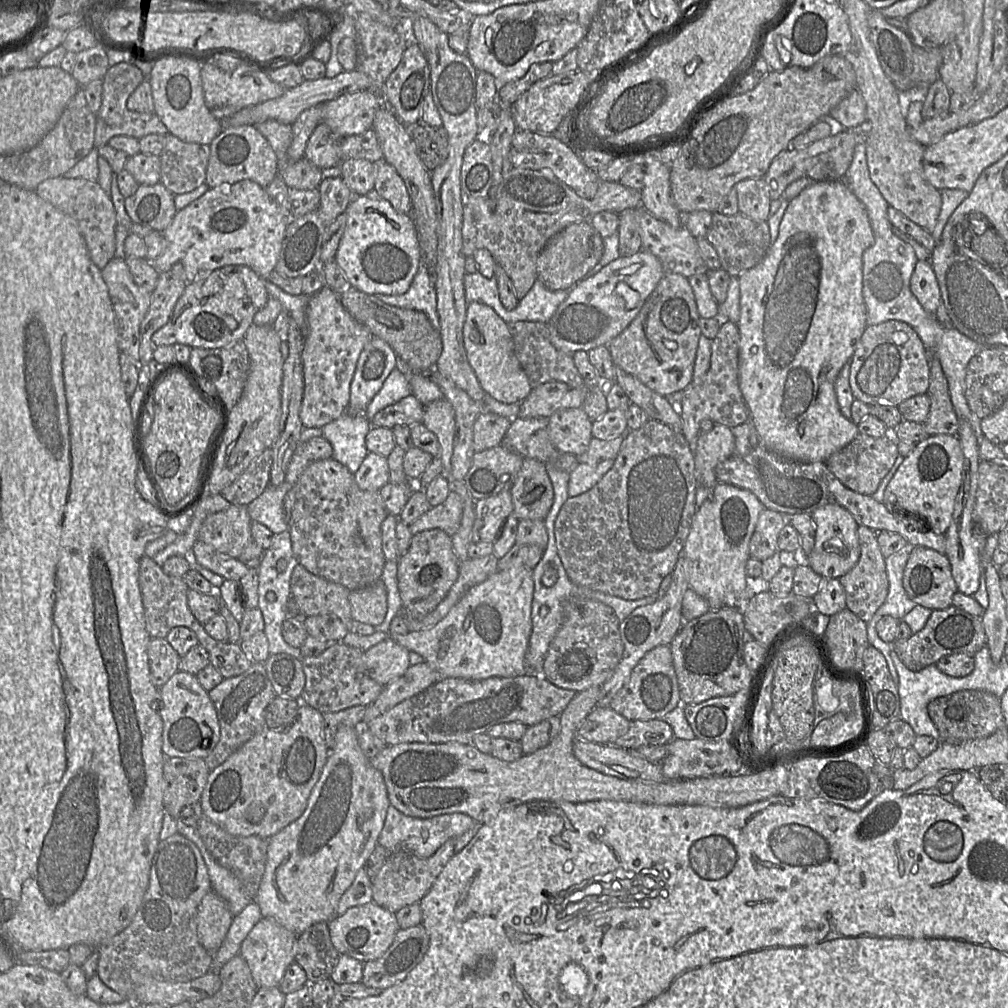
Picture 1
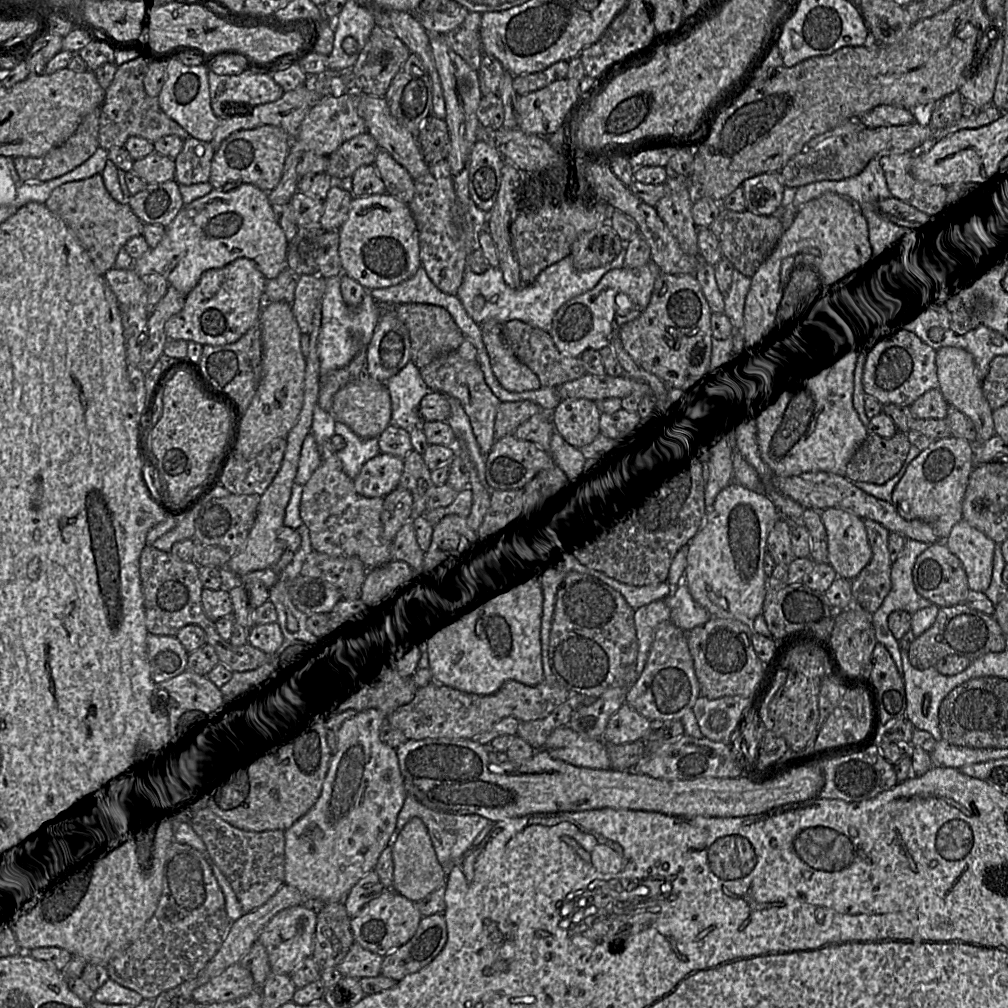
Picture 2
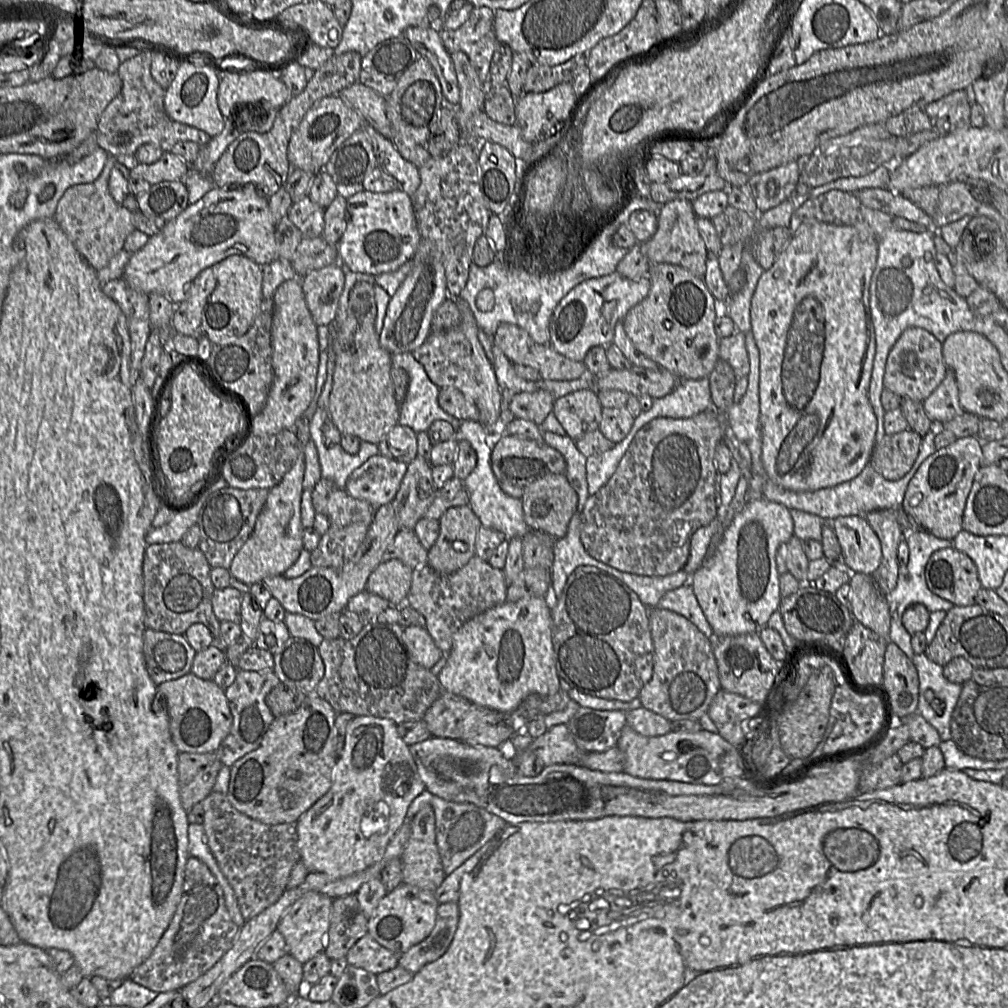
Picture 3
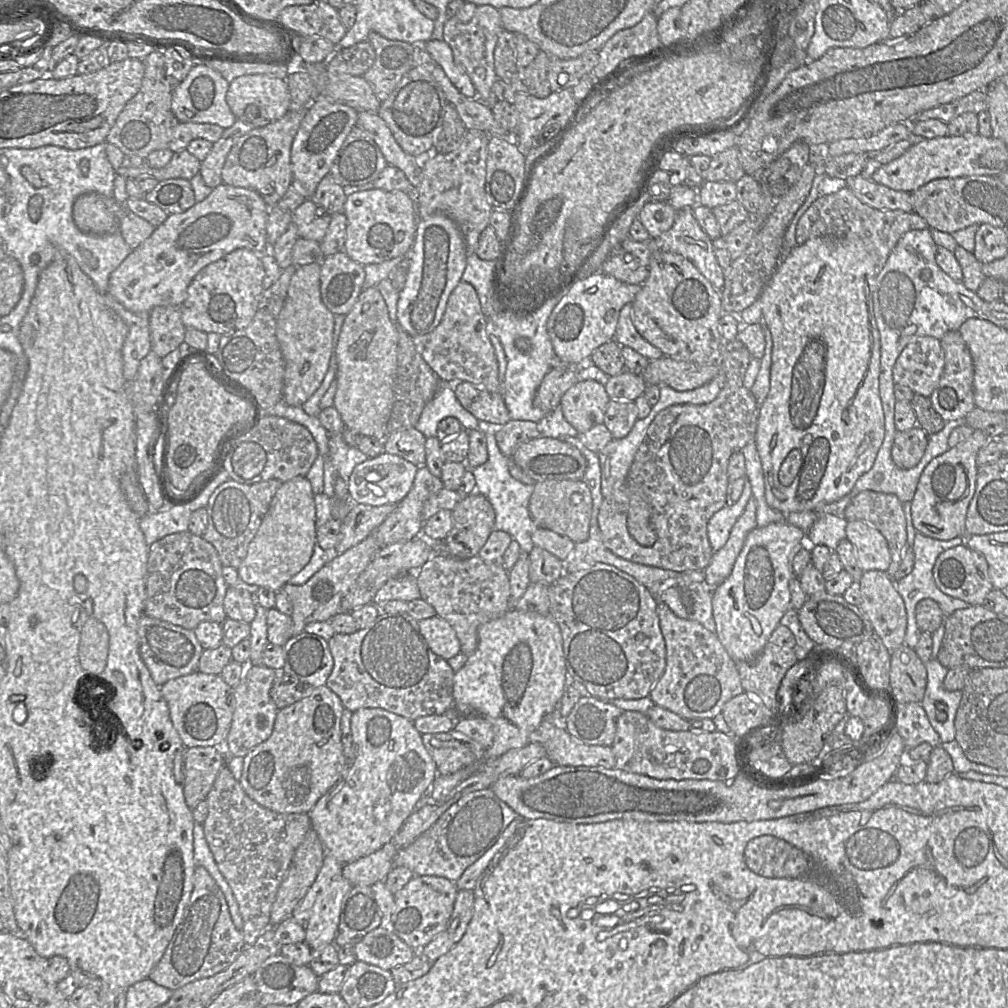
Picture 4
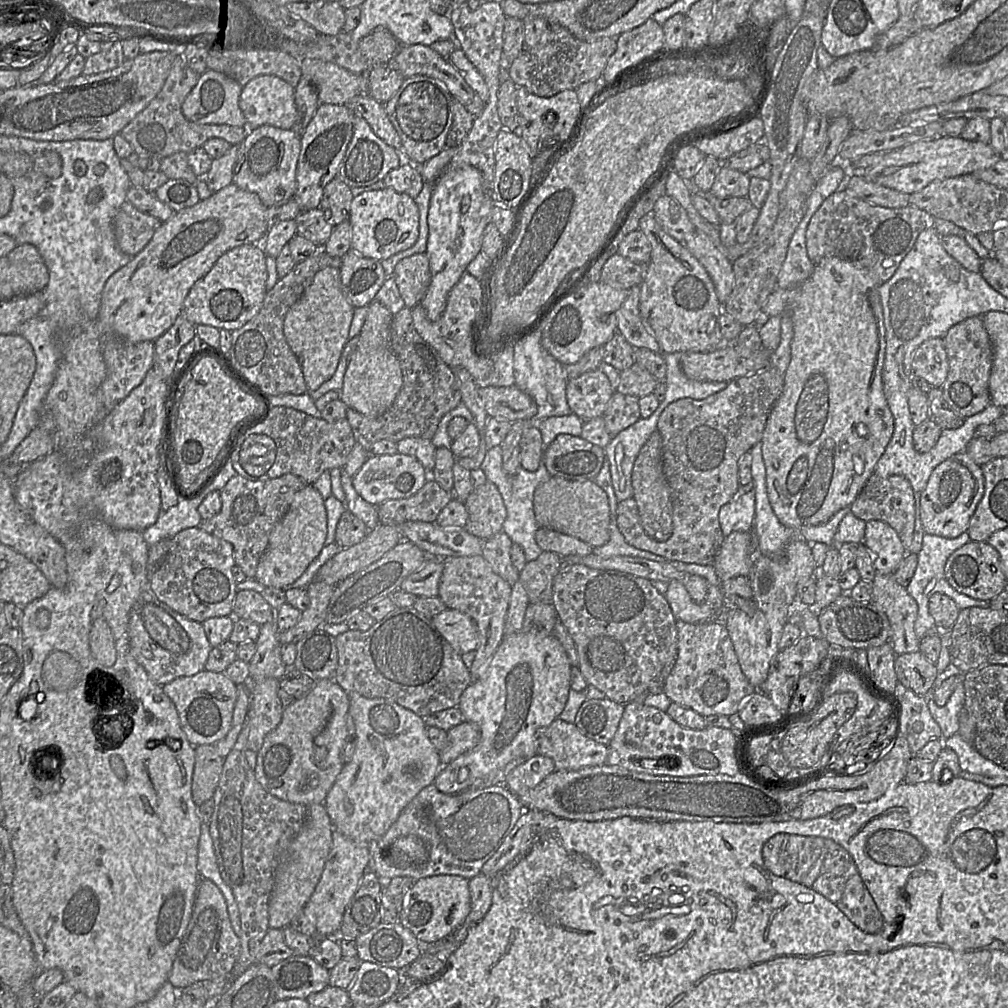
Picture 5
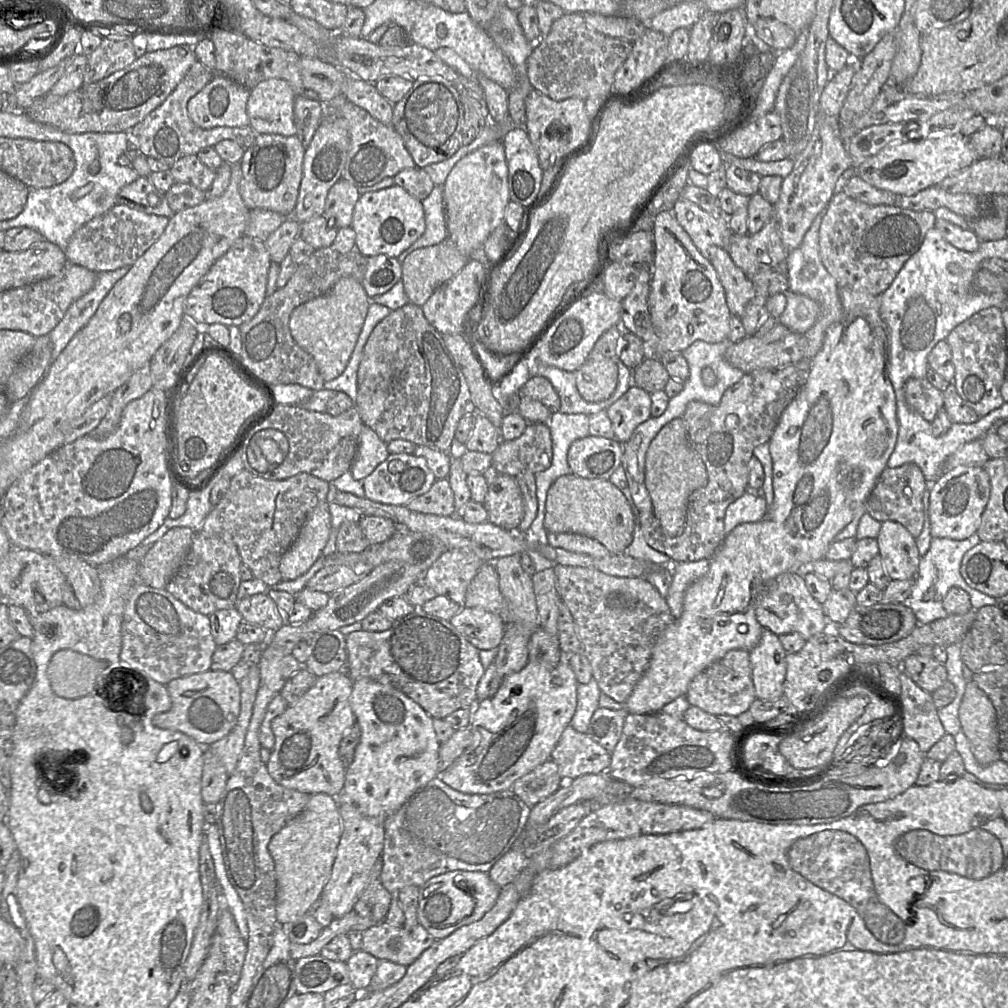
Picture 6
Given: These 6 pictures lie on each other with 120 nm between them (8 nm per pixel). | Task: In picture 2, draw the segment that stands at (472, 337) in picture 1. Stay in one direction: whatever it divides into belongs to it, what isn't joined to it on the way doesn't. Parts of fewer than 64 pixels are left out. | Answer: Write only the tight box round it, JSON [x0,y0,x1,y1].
[479,319,541,392]

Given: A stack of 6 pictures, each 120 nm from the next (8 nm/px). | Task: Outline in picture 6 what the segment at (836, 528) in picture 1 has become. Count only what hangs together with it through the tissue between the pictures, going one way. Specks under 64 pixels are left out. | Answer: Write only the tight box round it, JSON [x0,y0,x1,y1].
[876,521,922,580]

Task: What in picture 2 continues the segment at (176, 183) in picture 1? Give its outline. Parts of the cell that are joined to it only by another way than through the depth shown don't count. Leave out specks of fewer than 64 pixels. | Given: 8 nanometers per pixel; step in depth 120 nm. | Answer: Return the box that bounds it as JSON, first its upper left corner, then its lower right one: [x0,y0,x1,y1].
[174,137,215,185]

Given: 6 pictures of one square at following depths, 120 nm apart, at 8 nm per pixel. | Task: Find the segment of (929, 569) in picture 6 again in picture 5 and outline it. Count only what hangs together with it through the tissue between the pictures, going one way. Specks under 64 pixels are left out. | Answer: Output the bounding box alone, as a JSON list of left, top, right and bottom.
[906,532,990,639]

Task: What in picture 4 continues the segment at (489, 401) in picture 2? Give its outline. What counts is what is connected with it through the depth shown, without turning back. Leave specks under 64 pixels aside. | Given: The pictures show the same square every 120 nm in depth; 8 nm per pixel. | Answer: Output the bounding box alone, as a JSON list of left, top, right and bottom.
[413,282,501,393]

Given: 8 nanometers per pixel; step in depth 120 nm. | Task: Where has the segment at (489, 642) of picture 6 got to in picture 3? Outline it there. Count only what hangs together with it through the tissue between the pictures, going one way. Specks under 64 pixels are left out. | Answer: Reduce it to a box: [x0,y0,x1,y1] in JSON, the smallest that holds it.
[403,627,442,668]

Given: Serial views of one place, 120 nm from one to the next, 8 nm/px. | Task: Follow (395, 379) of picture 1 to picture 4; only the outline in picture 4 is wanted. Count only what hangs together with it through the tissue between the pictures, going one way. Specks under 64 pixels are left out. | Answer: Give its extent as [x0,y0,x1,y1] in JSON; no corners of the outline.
[414,382,479,438]

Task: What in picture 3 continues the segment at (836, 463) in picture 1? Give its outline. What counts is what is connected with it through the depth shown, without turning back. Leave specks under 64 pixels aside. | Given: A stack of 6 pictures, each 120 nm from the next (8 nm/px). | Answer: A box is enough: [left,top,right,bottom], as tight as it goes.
[869,429,922,481]

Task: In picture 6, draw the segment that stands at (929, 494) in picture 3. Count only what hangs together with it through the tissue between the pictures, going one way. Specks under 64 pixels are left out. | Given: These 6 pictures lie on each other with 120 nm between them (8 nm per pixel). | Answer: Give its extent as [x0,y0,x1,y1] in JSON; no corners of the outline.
[929,466,990,540]

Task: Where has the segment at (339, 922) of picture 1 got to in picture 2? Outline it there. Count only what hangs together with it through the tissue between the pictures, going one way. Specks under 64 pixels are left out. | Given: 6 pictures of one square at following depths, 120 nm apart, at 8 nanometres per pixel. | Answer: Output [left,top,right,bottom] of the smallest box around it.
[350,890,422,957]

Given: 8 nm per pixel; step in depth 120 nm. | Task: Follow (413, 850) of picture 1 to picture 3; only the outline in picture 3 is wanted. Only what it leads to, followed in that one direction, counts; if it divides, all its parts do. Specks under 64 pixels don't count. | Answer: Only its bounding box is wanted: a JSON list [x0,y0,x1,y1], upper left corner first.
[406,790,508,876]

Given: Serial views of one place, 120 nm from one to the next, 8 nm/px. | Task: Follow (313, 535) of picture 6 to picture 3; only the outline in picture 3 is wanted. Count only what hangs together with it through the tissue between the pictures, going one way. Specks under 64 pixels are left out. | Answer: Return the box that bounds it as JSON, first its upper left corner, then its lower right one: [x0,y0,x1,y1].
[230,456,305,586]

